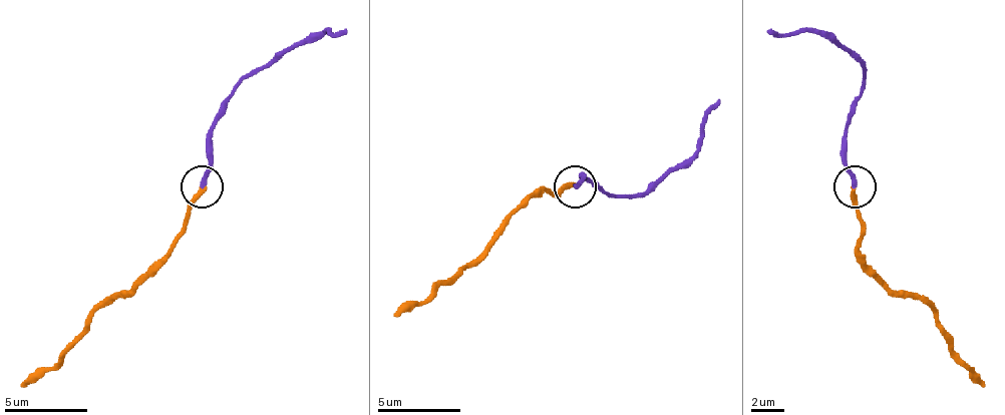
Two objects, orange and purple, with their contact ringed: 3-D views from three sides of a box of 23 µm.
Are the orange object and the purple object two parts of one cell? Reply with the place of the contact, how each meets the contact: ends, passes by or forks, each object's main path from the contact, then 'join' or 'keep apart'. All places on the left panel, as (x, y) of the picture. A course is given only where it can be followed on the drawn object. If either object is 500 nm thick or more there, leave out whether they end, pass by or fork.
(202, 186) | orange ends | purple ends | orange via (203, 185), (182, 236), (90, 319), (69, 348), (19, 385) | purple via (203, 185), (212, 164), (220, 102), (241, 81), (324, 31), (332, 35), (344, 31) | join

